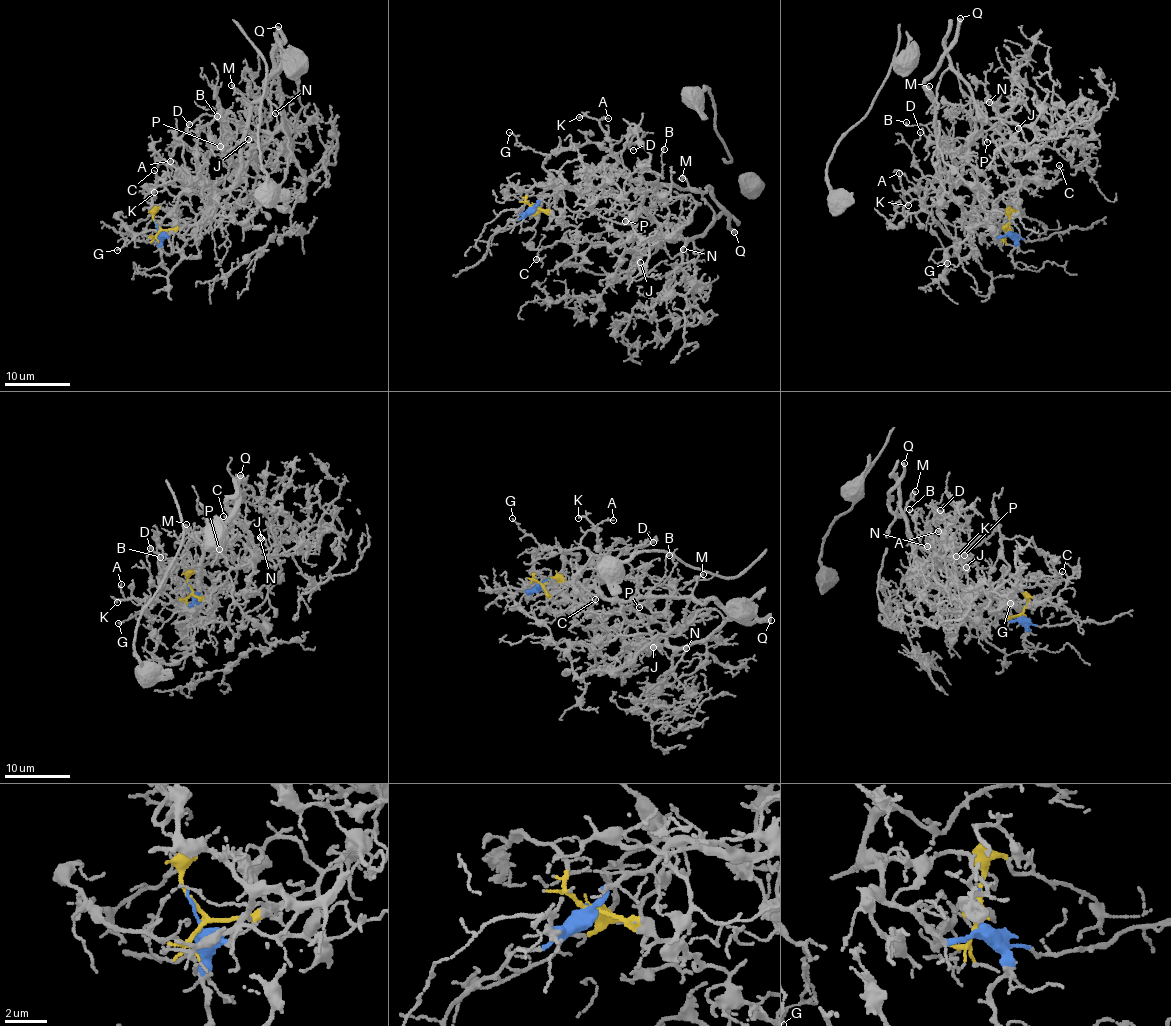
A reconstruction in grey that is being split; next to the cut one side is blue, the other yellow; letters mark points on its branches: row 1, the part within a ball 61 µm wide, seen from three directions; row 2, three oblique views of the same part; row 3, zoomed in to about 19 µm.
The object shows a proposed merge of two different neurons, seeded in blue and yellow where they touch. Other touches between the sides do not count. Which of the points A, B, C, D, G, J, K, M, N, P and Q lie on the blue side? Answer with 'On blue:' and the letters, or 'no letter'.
On blue: A, B, D, G, K, M, Q

